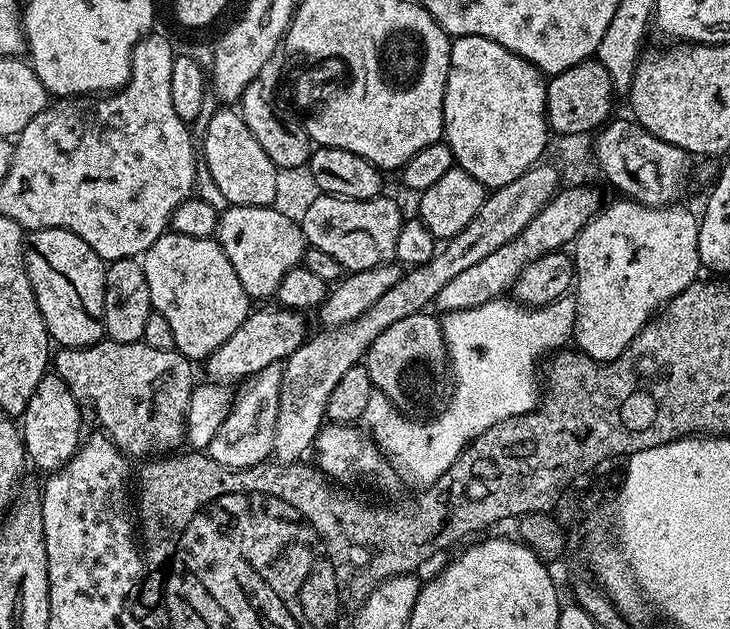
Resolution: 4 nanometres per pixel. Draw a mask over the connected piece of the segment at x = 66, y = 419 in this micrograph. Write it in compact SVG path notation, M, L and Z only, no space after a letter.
M46 374L42 382L38 382L34 394L30 394L30 402L22 417L24 451L31 467L33 464L34 467L41 468L44 474L51 474L66 466L68 459L78 451L82 443L80 408L81 401L76 399L70 386L66 386L60 376Z

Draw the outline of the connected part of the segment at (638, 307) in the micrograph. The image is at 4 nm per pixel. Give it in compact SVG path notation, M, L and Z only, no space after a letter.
M616 198L608 205L601 207L600 211L593 216L583 230L579 232L572 243L572 257L574 267L574 297L575 302L575 330L573 332L573 341L579 351L586 353L592 360L601 364L616 360L628 348L630 342L637 333L651 320L658 309L667 304L674 297L682 292L686 286L697 279L697 270L700 270L700 255L698 254L698 230L700 229L699 217L692 214L688 209L682 207L682 204L661 205L658 208L650 207L646 204L640 204L627 198Z

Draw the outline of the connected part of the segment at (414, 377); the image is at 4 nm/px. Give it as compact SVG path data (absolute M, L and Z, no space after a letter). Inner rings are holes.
M427 311L415 312L410 314L410 318L402 318L400 321L394 322L394 326L386 326L386 330L382 330L382 334L378 334L378 338L374 338L374 342L369 346L362 361L370 374L373 389L386 394L386 398L390 398L392 403L397 406L403 405L402 402L407 396L419 394L420 384L424 384L428 380L427 372L440 372L443 368L445 371L448 364L448 348L444 345L444 329L441 321L435 315L432 315L433 317L428 315Z

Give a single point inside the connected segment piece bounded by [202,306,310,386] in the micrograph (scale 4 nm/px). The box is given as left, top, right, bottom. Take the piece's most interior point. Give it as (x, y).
(267, 337)

